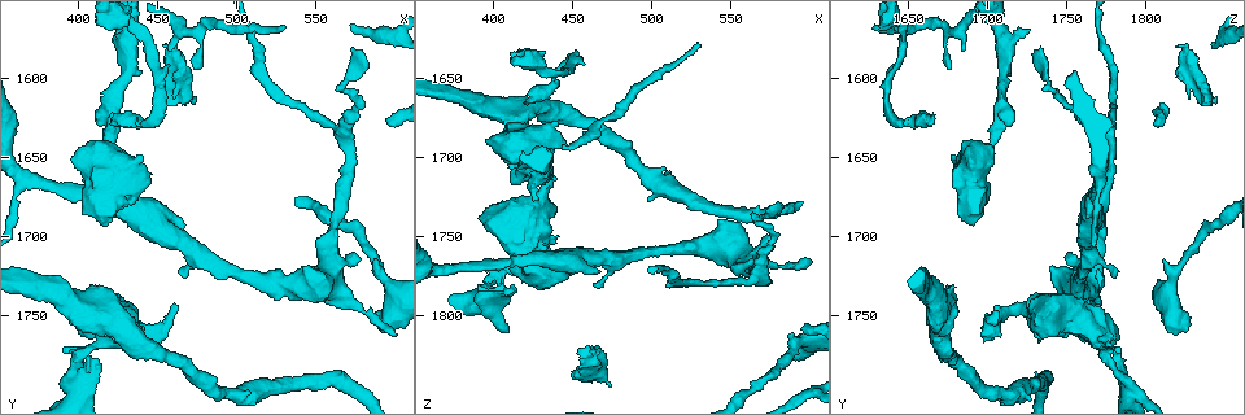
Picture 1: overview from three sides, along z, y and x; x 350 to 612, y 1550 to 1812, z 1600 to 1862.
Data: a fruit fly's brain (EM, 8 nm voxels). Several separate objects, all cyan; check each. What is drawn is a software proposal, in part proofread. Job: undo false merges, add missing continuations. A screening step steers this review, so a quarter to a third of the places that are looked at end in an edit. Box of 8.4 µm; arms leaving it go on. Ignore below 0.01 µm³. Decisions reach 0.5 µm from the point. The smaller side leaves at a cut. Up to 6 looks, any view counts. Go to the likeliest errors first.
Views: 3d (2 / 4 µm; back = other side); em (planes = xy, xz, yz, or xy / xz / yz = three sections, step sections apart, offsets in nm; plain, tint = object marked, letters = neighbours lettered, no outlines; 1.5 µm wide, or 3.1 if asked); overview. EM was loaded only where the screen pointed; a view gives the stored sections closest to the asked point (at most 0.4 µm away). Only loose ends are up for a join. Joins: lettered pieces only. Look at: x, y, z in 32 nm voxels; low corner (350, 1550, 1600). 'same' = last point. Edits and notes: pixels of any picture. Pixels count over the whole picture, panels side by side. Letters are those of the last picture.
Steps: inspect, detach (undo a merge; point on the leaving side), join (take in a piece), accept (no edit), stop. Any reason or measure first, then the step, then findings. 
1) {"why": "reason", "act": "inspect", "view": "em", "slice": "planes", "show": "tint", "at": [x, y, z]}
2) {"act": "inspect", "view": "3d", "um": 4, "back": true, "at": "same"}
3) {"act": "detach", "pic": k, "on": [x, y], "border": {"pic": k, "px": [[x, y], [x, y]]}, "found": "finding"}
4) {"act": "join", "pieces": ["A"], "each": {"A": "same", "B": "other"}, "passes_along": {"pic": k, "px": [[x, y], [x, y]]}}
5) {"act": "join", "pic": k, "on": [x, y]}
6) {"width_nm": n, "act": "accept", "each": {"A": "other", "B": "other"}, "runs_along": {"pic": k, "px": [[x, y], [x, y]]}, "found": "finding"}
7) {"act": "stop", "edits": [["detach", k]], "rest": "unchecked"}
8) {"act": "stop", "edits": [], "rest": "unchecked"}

{"why": "branch stops here", "act": "inspect", "view": "em", "slice": "xz", "step": 4, "show": "letters", "at": [462, 1724, 1778]}

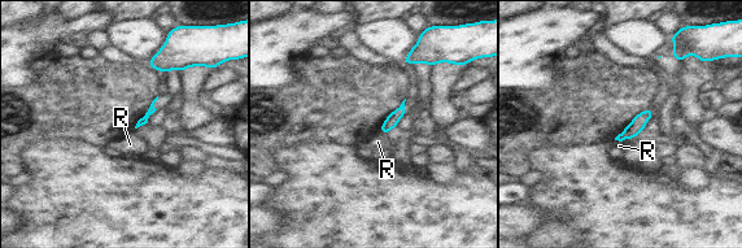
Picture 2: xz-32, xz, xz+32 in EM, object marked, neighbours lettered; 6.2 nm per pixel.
{"act": "accept", "each": {"R": "other"}, "found": "none of them fits"}

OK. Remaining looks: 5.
{"why": "arms part here", "act": "inspect", "view": "em", "slice": "planes", "show": "letters", "at": [420, 1624, 1708]}

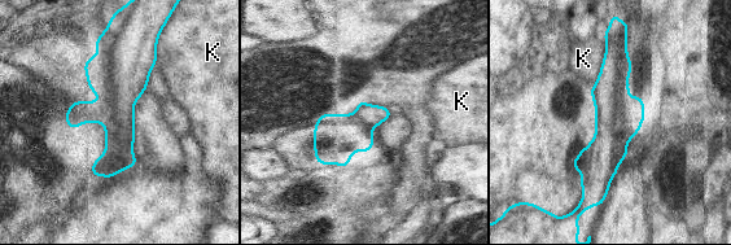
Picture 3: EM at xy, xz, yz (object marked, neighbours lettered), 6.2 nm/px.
{"longest_contact_nm": ["K", 360], "act": "accept", "each": {"K": "other"}, "found": "continuous, no second neuron"}

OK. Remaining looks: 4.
{"act": "inspect", "view": "em", "slice": "xy", "step": 8, "show": "tint", "at": [438, 1630, 1648]}

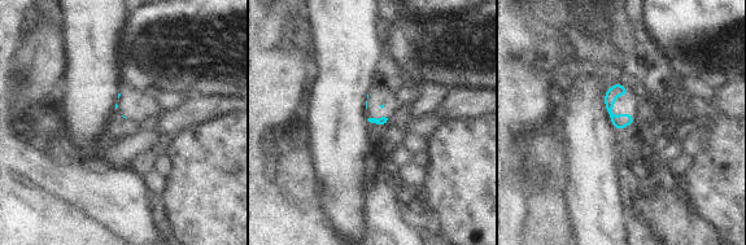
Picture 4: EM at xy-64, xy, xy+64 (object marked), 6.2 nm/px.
{"why": "cut it another way", "act": "inspect", "view": "em", "slice": "planes", "show": "letters", "at": "same"}

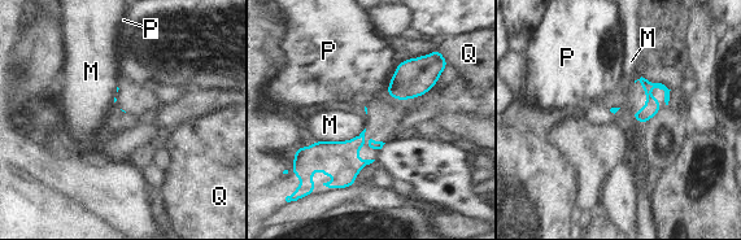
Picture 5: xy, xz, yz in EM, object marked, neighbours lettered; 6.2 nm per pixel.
{"act": "accept", "each": {"M": "other", "P": "other", "Q": "other"}, "border": {"pic": 5, "px": [[365, 127], [345, 140], [315, 142]]}, "found": "all the same neuron"}

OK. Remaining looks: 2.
{"act": "stop", "edits": [], "rest": "unchecked"}

